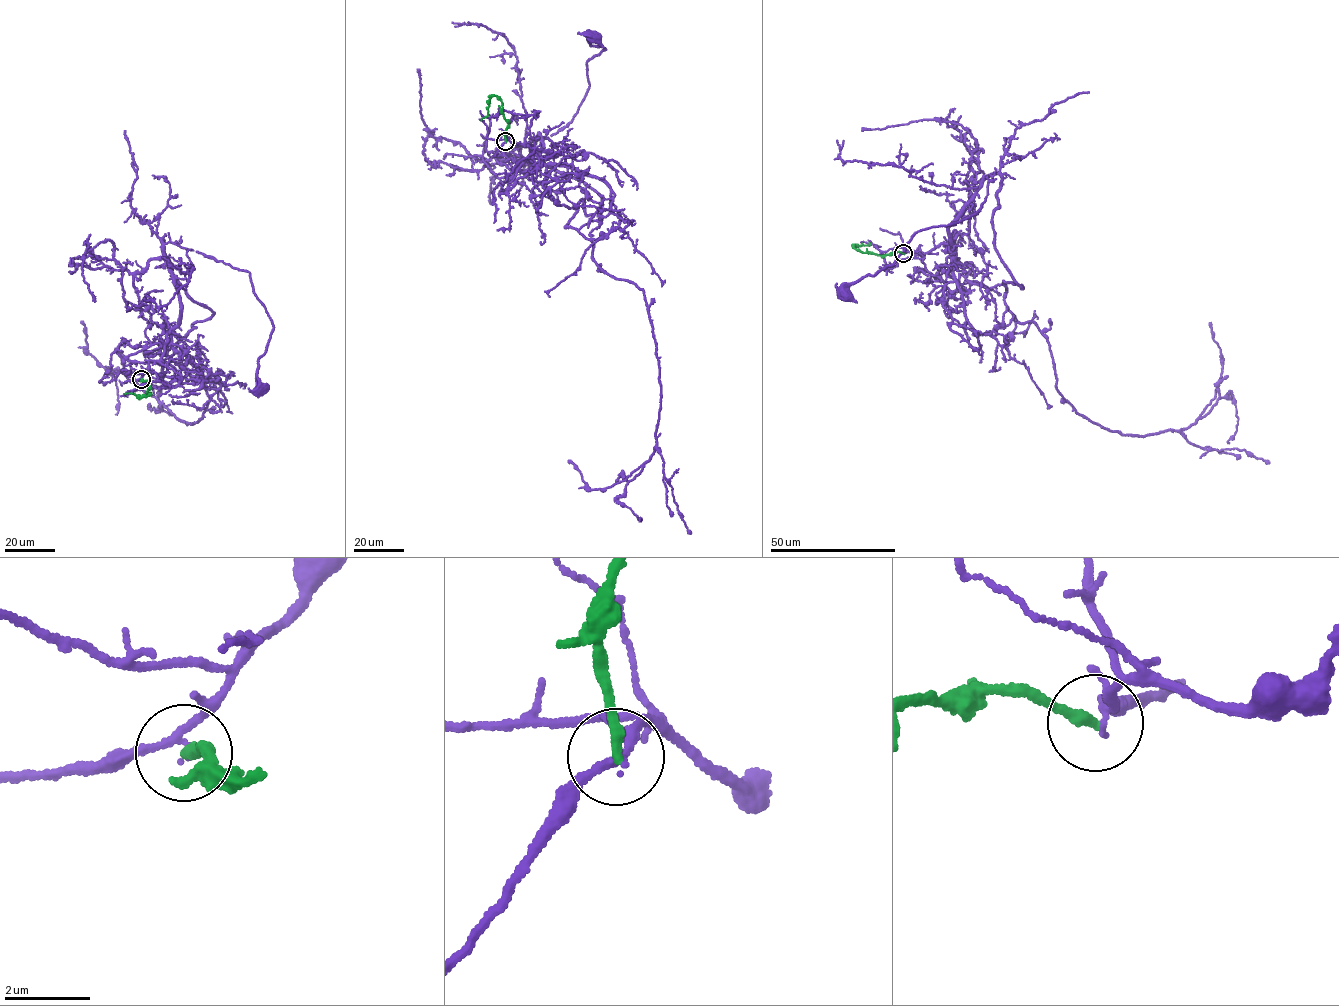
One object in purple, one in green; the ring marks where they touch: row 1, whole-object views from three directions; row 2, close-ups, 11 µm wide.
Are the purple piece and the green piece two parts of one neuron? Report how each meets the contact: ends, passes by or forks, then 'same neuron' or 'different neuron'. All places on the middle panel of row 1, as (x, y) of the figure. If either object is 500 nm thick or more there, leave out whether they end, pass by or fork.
purple passes by; green ends; different neuron

